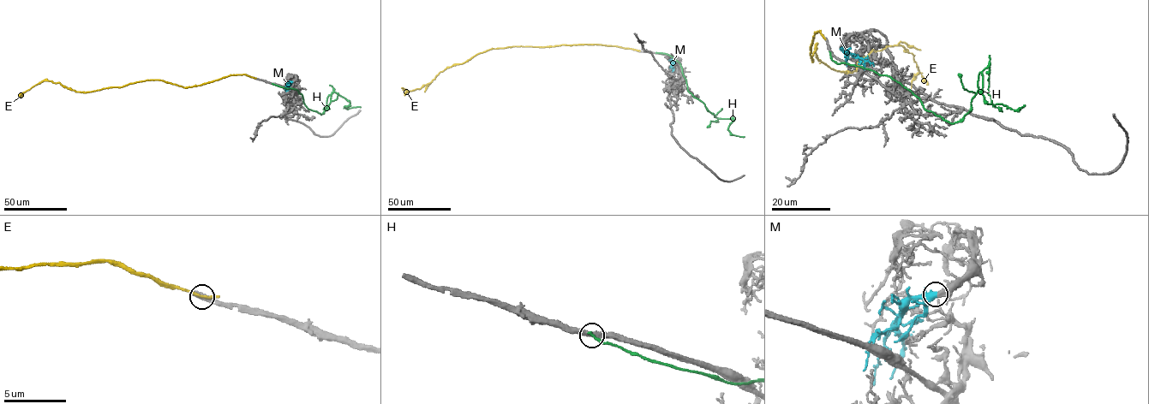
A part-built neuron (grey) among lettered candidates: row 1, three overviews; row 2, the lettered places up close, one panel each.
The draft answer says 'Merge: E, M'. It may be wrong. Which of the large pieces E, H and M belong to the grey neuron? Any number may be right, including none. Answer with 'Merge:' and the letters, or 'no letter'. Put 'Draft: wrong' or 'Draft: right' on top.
Draft: wrong
Merge: M

